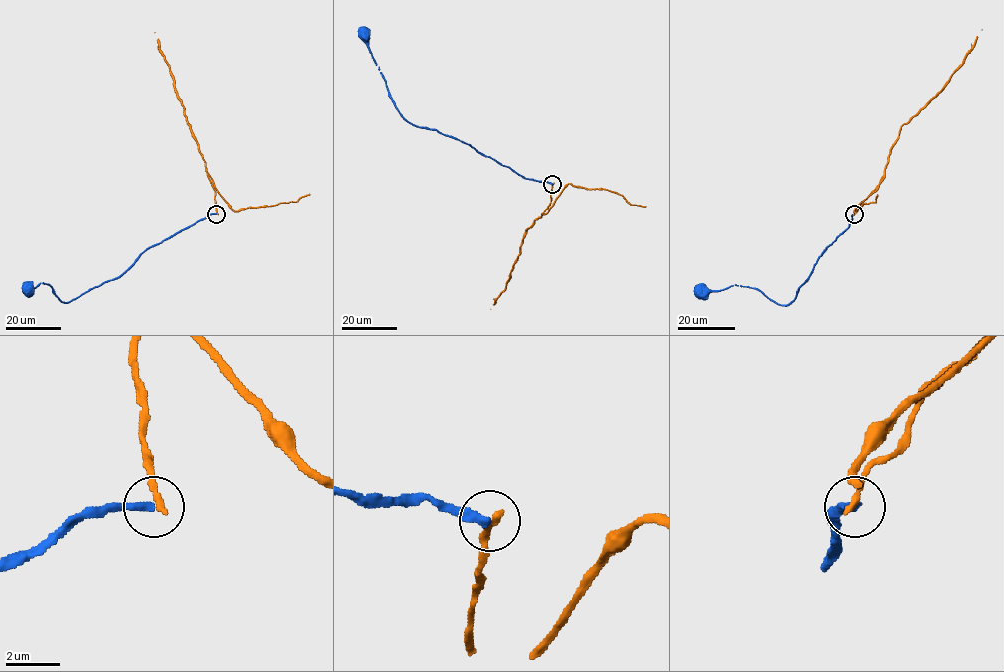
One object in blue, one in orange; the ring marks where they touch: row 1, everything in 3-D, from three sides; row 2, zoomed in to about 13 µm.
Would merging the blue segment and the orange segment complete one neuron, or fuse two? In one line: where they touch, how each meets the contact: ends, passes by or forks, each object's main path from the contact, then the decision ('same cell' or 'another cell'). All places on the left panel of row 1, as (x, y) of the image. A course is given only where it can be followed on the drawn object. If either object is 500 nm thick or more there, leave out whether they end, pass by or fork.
at (216, 214); blue ends there; orange ends there; blue runs (216, 213), (149, 247), (119, 276), (70, 301), (62, 302), (48, 284), (26, 287); orange runs (217, 213), (215, 190), (154, 32); another cell

